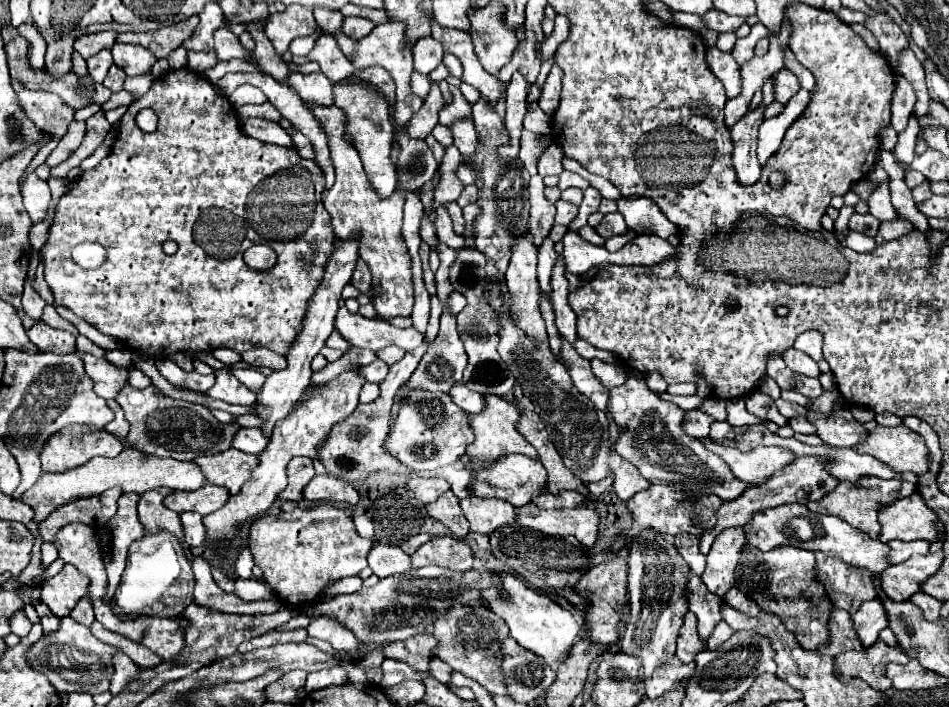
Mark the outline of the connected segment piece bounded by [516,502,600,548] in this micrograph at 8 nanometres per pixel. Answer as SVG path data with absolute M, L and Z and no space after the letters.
M532 502L518 510L516 522L548 536L576 536L576 540L592 548L598 540L600 516L594 506L578 510L538 510Z

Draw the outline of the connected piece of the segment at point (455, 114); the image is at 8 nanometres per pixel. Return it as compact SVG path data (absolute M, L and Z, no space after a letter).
M446 106L440 110L440 124L448 128L458 120L470 120L470 118L472 118L470 106Z

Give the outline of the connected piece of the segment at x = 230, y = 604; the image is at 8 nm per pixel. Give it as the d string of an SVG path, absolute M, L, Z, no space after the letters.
M194 556L190 564L192 564L194 576L196 576L194 598L202 606L208 606L212 610L238 612L238 614L274 614L280 608L280 602L276 598L258 600L258 602L244 602L244 600L236 598L234 594L224 592L214 582L214 578L210 574L210 566L202 556Z

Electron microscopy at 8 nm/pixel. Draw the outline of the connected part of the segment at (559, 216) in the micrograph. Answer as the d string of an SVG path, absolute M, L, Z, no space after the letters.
M558 200L556 204L556 222L558 224L564 224L564 226L568 226L574 218L576 218L576 214L578 214L578 206L576 204L570 204L570 202L564 202L564 200Z

